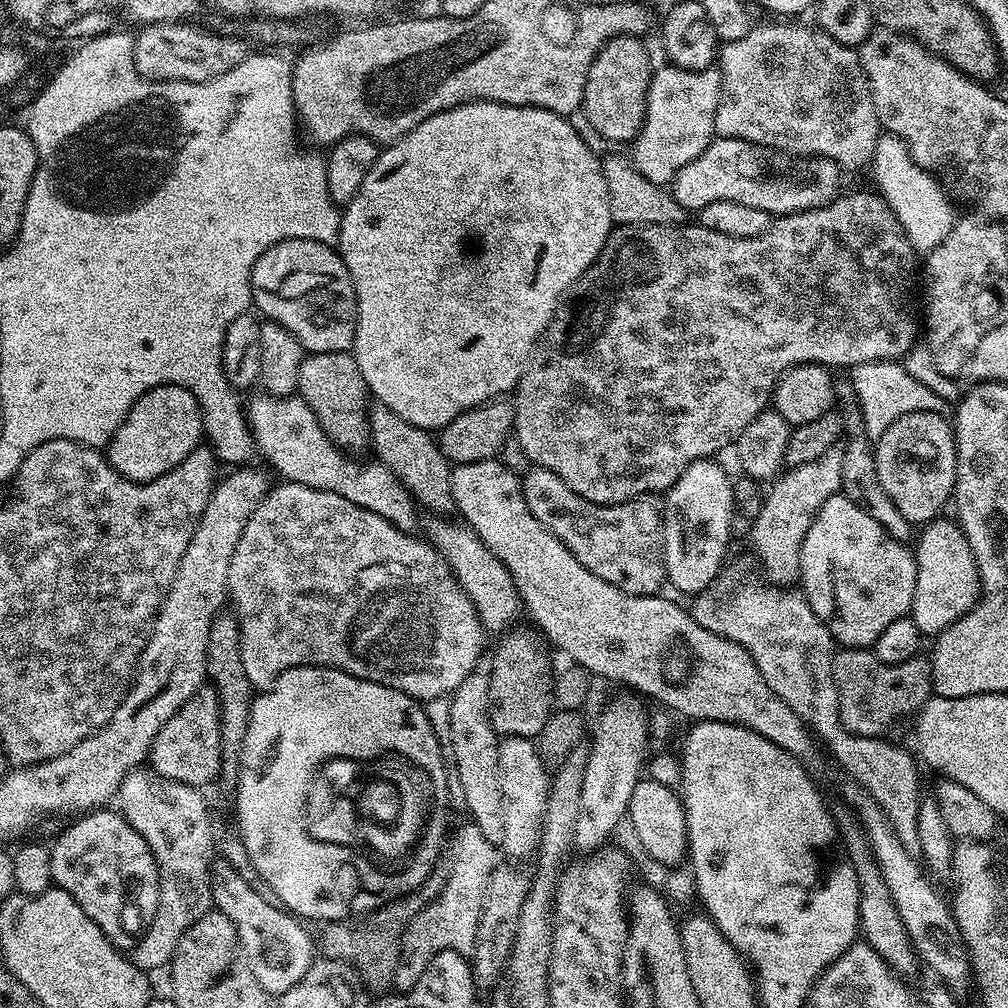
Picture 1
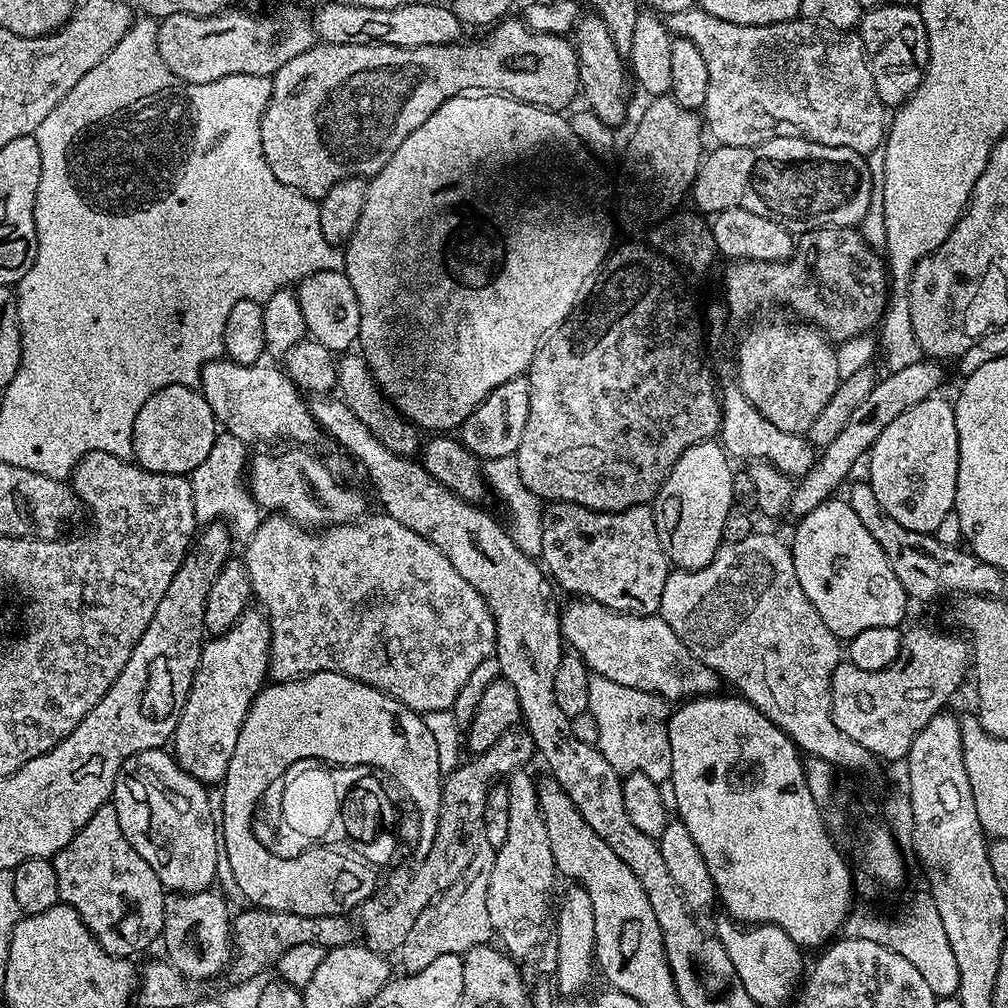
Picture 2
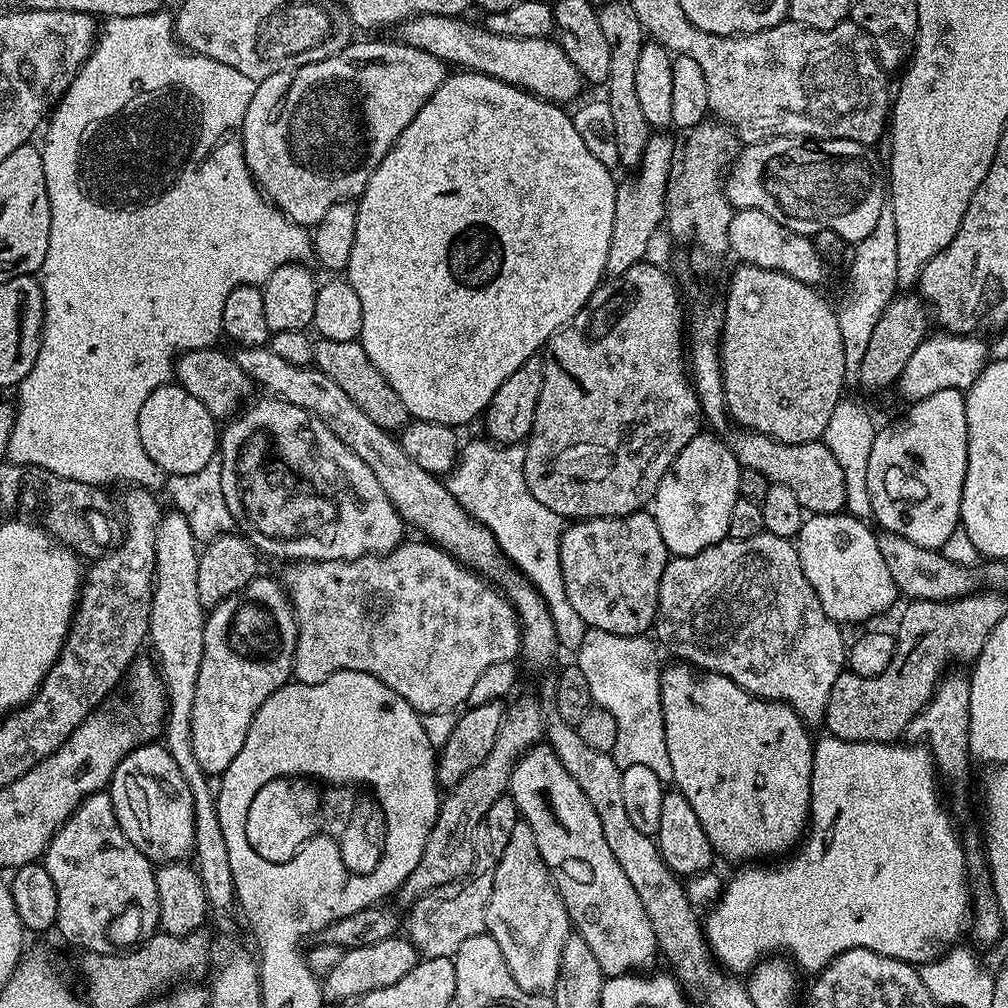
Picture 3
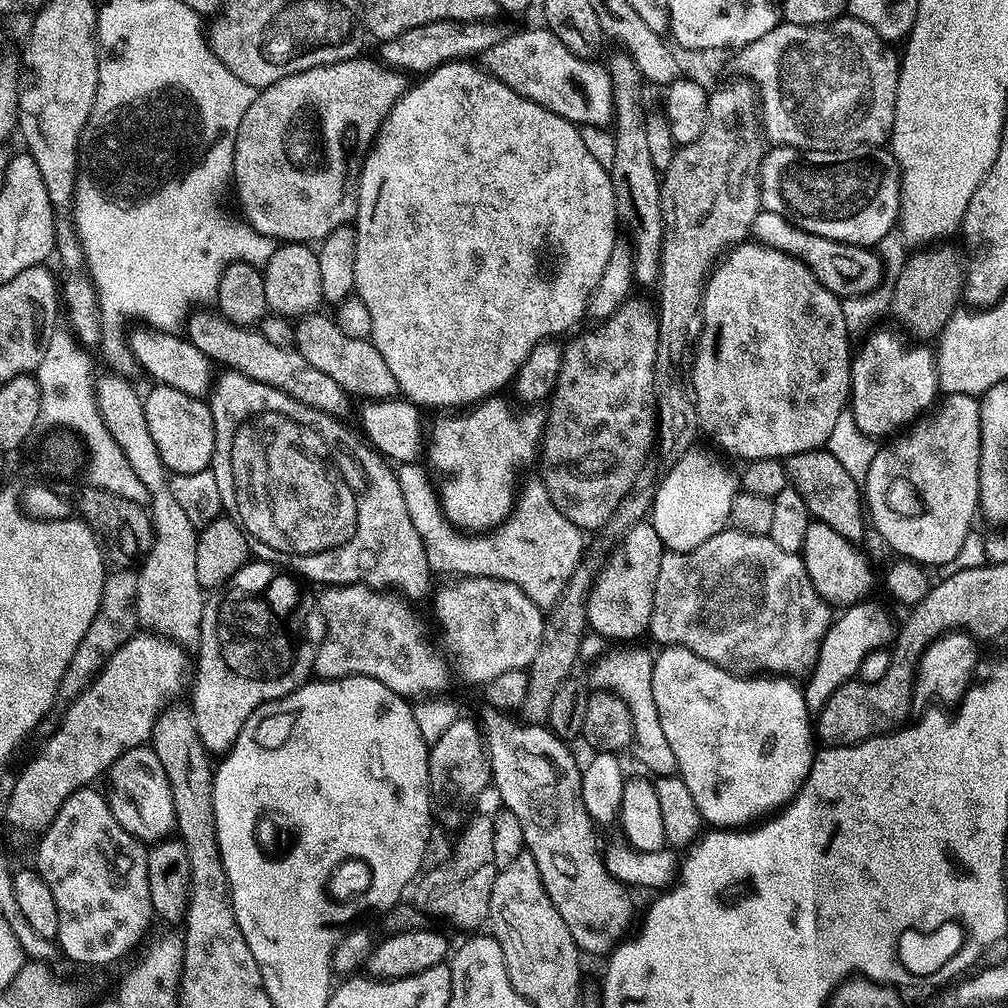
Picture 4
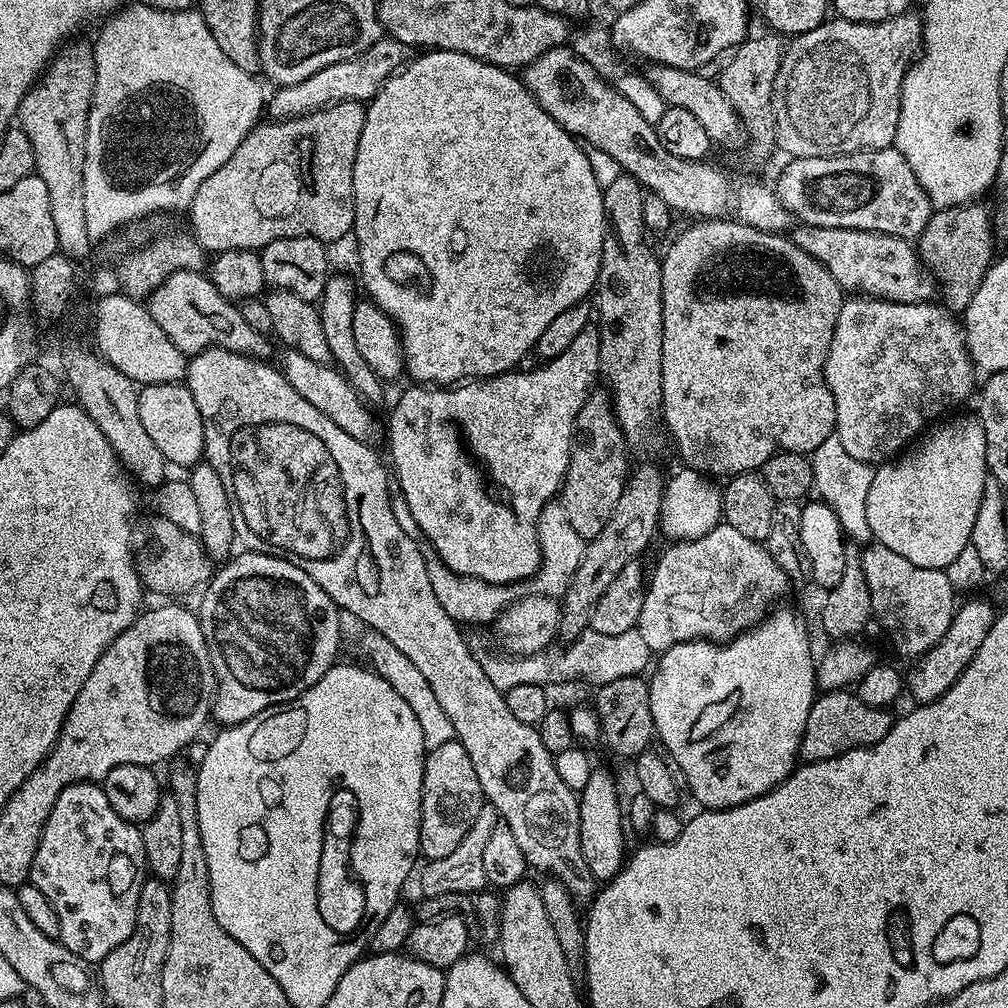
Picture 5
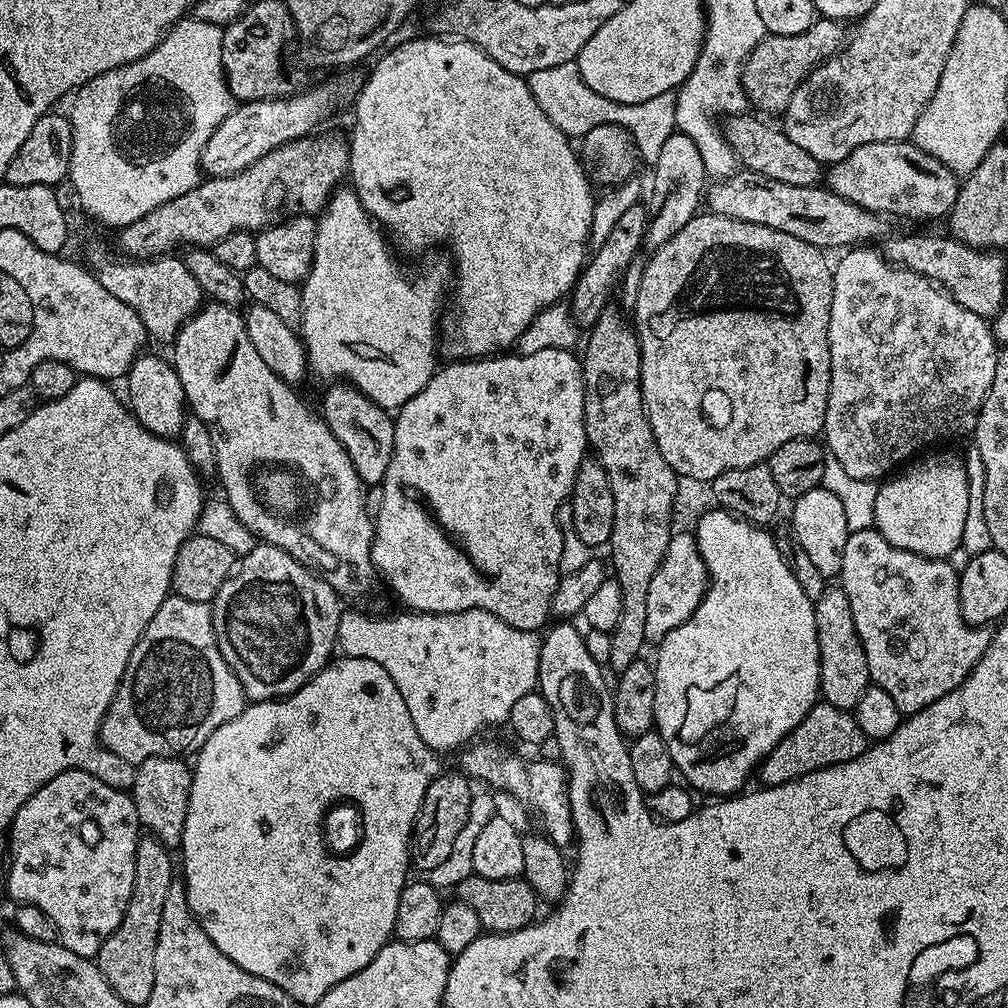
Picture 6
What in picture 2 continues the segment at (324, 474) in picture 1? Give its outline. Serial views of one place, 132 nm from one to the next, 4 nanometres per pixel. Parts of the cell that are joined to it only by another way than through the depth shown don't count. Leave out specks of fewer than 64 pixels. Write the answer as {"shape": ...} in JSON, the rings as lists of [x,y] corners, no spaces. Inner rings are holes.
{"shape":[[[227,358],[212,360],[200,372],[199,391],[206,398],[210,410],[216,416],[217,425],[223,431],[252,446],[255,440],[292,440],[297,445],[307,445],[307,440],[318,436],[316,419],[308,408],[308,403],[288,373],[267,362],[259,364],[239,364]]]}

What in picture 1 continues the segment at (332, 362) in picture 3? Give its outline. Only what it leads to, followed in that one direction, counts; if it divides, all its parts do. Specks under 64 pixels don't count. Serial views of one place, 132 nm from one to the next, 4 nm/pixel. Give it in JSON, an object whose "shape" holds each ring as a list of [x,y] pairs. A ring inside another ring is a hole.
{"shape":[[[376,402],[367,413],[370,448],[375,459],[384,464],[408,487],[413,500],[421,509],[429,508],[432,514],[452,514],[456,503],[452,497],[452,468],[443,456],[438,440],[427,428],[419,428],[394,414],[385,404]]]}

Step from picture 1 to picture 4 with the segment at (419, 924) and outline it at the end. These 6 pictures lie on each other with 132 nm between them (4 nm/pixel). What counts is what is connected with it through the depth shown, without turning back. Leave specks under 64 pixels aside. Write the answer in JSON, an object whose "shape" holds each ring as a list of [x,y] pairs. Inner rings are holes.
{"shape":[[[476,816],[463,825],[459,833],[460,841],[452,852],[452,860],[440,864],[437,868],[429,867],[415,881],[416,907],[428,913],[429,917],[442,916],[450,920],[461,920],[476,930],[480,923],[488,920],[490,894],[497,874],[494,862],[494,822],[492,816]],[[469,823],[469,824],[468,824]],[[468,824],[468,825],[467,825]],[[464,832],[464,833],[463,833]],[[429,871],[429,872],[428,872]],[[428,872],[428,873],[427,873]]]}

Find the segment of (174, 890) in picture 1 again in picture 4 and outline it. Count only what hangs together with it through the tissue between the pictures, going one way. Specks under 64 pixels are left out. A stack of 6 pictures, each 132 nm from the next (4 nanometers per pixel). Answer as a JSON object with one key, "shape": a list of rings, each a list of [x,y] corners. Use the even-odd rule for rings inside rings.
{"shape":[[[151,747],[132,748],[119,756],[106,773],[106,799],[114,818],[141,842],[159,842],[176,827],[174,798],[170,794],[170,782],[166,782],[166,770],[158,762],[158,754]]]}

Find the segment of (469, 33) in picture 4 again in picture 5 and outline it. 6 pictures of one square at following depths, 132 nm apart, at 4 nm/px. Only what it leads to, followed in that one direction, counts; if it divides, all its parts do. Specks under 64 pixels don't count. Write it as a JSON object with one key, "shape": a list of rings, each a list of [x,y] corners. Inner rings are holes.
{"shape":[[[381,38],[354,58],[334,62],[334,66],[326,66],[318,70],[318,74],[310,74],[310,78],[297,84],[277,87],[276,93],[273,96],[271,93],[267,101],[267,115],[270,114],[272,120],[289,120],[295,116],[305,116],[307,112],[316,112],[319,108],[329,108],[343,100],[371,101],[380,87],[396,75],[413,56],[413,45],[403,44],[391,38]]]}

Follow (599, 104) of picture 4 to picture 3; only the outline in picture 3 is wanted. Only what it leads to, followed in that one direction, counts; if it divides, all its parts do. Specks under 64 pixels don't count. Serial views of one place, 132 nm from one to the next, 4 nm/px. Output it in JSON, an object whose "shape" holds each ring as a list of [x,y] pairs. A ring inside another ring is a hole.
{"shape":[[[438,14],[411,16],[399,25],[398,40],[418,50],[426,50],[426,54],[434,54],[434,58],[443,60],[445,65],[481,72],[484,76],[512,84],[523,92],[531,92],[557,106],[567,105],[567,100],[574,99],[580,87],[585,87],[584,77],[555,39],[506,38],[502,34],[494,34],[479,23],[467,24],[466,21],[464,18]]]}

